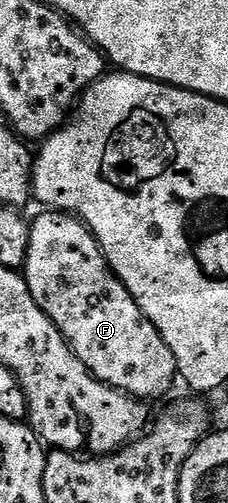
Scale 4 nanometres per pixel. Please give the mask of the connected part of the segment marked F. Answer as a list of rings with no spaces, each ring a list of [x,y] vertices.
[[[59,211],[41,212],[41,217],[31,222],[28,230],[28,254],[22,266],[22,276],[28,285],[30,295],[34,295],[34,303],[38,303],[38,307],[42,307],[42,311],[54,323],[54,327],[58,327],[58,331],[68,341],[68,346],[74,351],[74,355],[78,355],[78,359],[82,359],[82,363],[88,368],[103,385],[109,385],[111,389],[117,389],[120,393],[126,393],[129,397],[144,399],[143,397],[160,397],[163,393],[168,393],[172,389],[172,384],[178,381],[178,370],[176,368],[176,360],[174,359],[174,351],[170,351],[170,347],[166,347],[166,339],[162,339],[162,335],[158,335],[158,327],[154,327],[154,323],[150,323],[143,315],[138,307],[138,303],[134,303],[134,299],[130,295],[130,291],[126,291],[126,287],[112,273],[111,267],[108,266],[108,260],[104,258],[104,252],[100,250],[100,245],[96,242],[96,237],[89,231],[84,222],[79,217],[70,213],[61,213]]]

